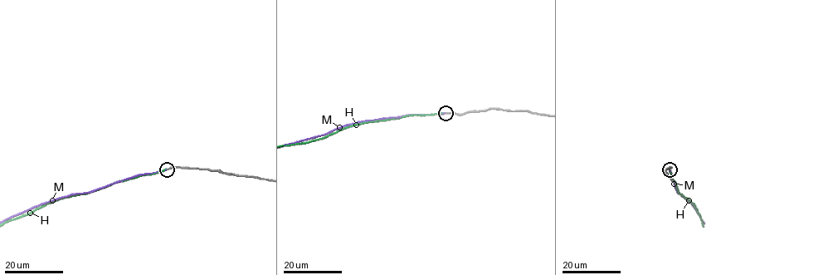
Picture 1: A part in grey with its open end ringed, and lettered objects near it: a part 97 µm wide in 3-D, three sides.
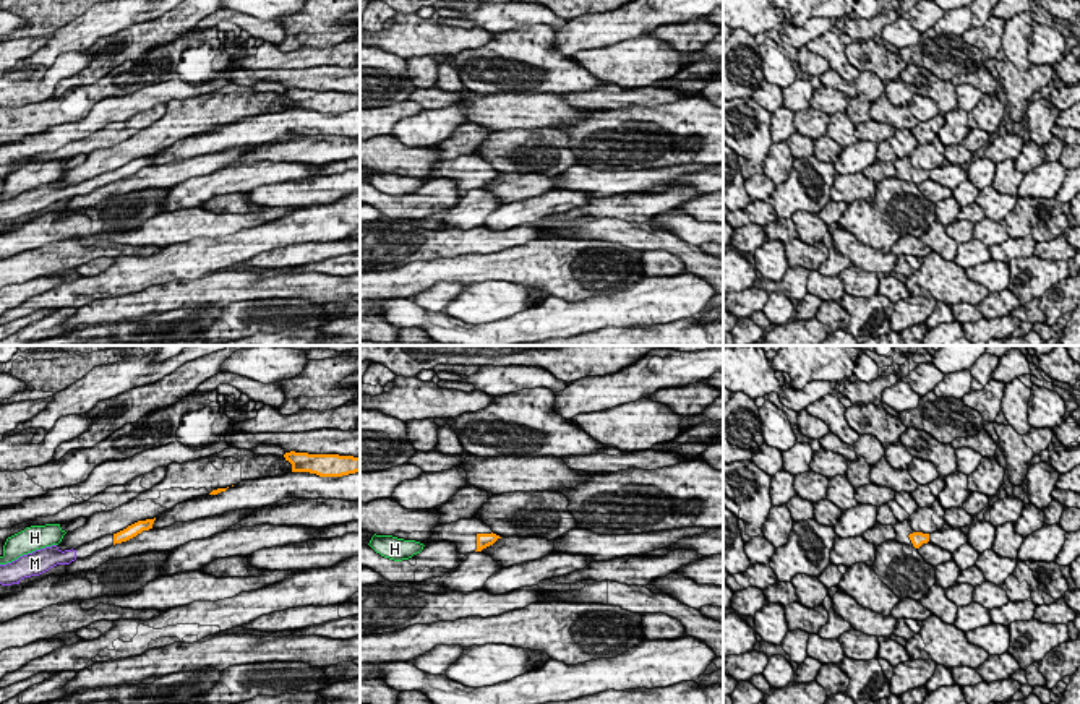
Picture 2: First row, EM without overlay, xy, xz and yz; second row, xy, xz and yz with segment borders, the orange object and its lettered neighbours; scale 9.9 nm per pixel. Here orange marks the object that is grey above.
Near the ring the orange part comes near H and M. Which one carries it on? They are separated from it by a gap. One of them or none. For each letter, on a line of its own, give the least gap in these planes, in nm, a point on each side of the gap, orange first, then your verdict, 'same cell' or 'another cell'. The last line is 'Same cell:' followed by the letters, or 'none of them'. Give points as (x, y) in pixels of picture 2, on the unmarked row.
H: 480 nm | xy (114, 171), (65, 169) | another cell
M: 380 nm | xy (114, 180), (75, 187) | same cell
Same cell: M

